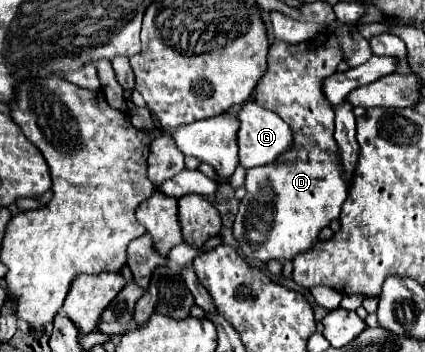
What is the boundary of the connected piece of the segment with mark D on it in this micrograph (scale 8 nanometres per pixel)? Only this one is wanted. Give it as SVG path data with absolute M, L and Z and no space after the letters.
M322 33L316 39L304 41L304 43L298 43L298 45L288 45L288 43L282 43L278 39L272 41L272 47L268 51L268 69L266 69L264 77L256 85L256 103L260 107L266 107L266 109L278 113L292 127L294 147L286 155L280 155L278 163L272 163L270 167L262 167L262 169L260 167L248 169L248 173L246 173L246 197L240 201L240 211L238 211L236 221L234 221L234 237L238 241L238 251L242 253L242 257L248 257L248 259L252 257L252 259L256 259L260 263L268 263L272 259L276 259L276 261L292 261L296 255L310 251L320 241L320 237L318 237L320 231L330 227L330 223L340 217L340 207L348 197L348 187L346 187L346 183L342 183L342 177L340 177L342 167L338 167L338 147L334 143L334 109L332 109L330 103L326 103L326 97L322 95L322 79L326 79L326 75L332 75L340 61L342 61L342 51L340 51L340 45L338 45L338 39L336 39L334 33Z

